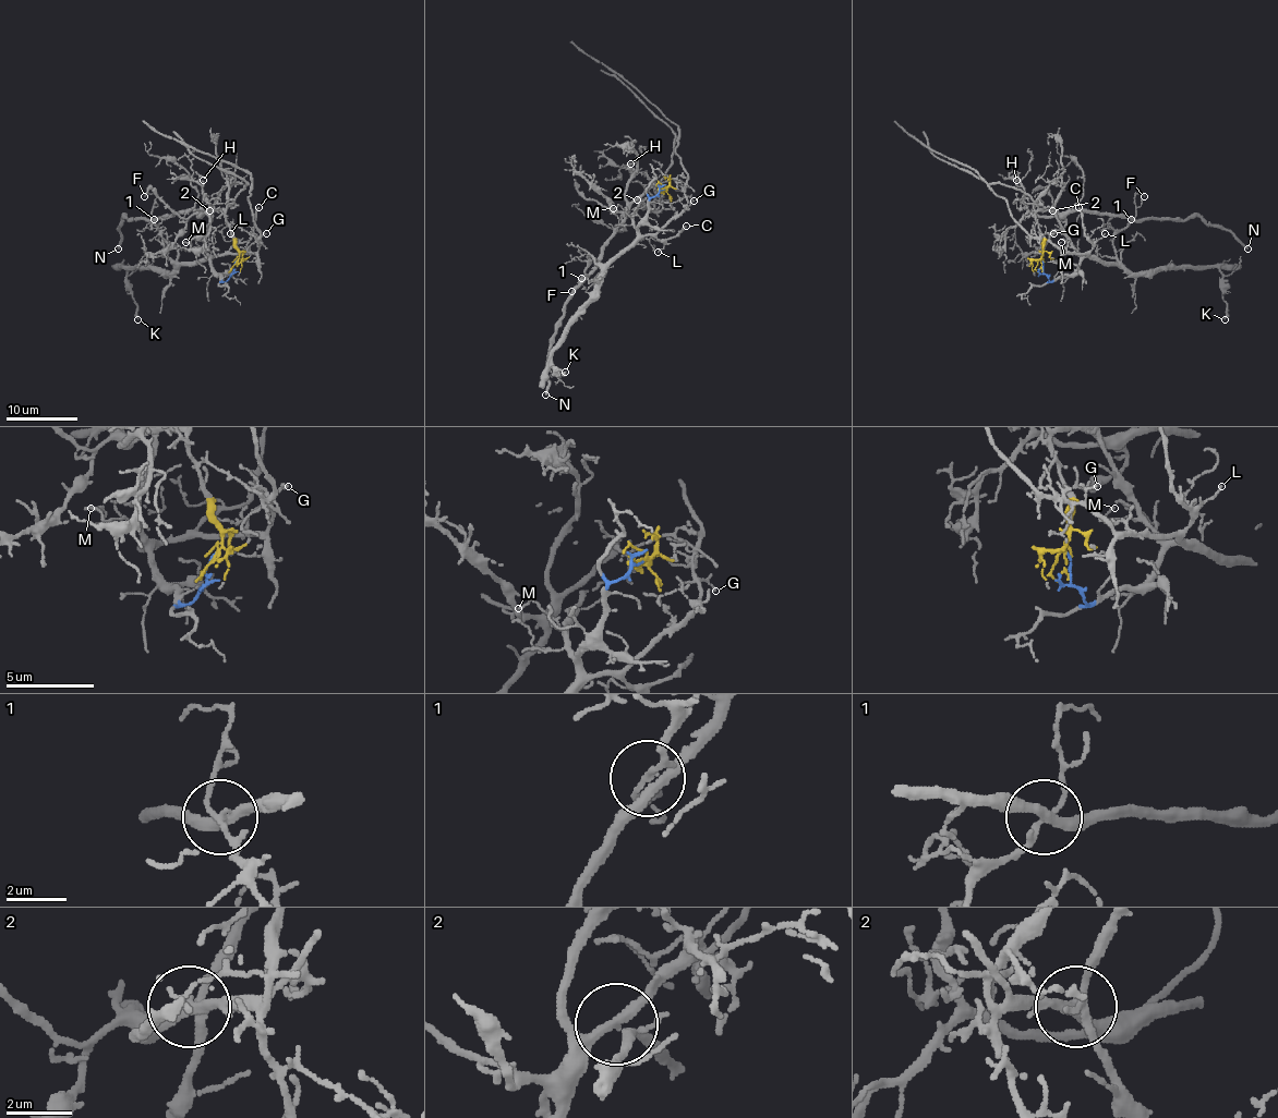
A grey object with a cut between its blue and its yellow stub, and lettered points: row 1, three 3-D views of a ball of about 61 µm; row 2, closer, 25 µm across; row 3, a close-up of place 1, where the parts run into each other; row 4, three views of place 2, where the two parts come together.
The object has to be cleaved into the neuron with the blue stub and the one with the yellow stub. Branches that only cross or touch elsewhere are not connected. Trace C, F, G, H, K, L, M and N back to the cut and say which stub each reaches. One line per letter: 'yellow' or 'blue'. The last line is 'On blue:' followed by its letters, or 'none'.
C: blue
F: blue
G: blue
H: yellow
K: blue
L: blue
M: blue
N: yellow
On blue: C, F, G, K, L, M

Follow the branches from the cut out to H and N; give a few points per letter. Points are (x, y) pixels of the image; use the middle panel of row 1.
H: (662, 189), (665, 187), (652, 182), (629, 202), (626, 198), (626, 183), (637, 171), (631, 171), (629, 163)
N: (662, 189), (665, 187), (652, 182), (629, 207), (599, 266), (565, 305), (547, 359), (545, 395)

